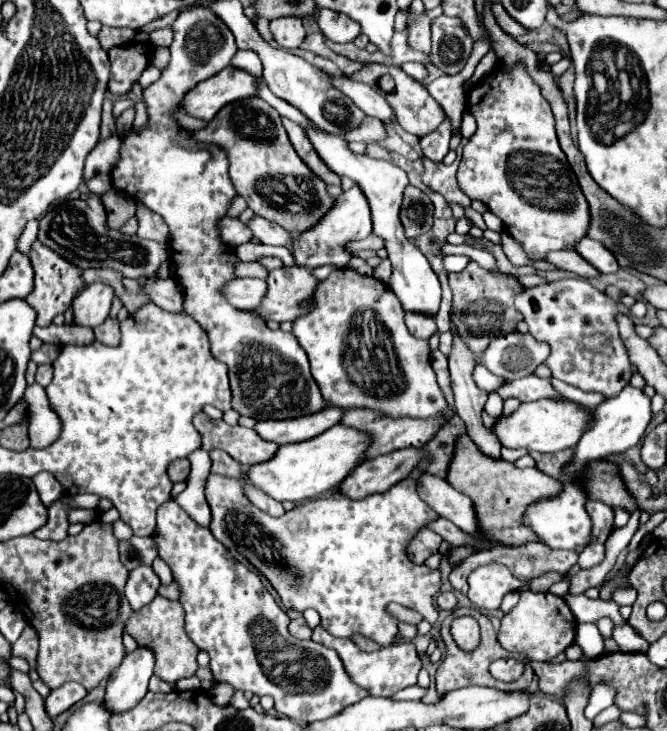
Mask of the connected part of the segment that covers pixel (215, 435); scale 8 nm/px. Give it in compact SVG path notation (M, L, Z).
M204 412L194 416L194 426L202 436L206 452L218 448L228 452L242 466L254 466L272 460L278 444L262 440L254 430L244 426L228 426L224 420L212 420Z

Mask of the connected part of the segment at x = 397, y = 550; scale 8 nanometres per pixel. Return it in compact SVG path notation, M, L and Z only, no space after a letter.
M210 474L206 480L206 500L212 510L210 532L218 542L228 548L234 548L242 554L260 574L268 578L268 582L278 592L284 608L304 612L306 608L314 608L320 618L322 626L332 636L350 638L354 634L362 634L380 646L390 646L398 632L398 620L386 612L390 602L398 602L406 608L418 610L424 620L434 624L438 620L438 610L434 604L436 594L442 586L440 570L430 570L426 564L414 564L408 560L406 546L408 542L424 530L432 520L440 516L418 496L416 478L408 476L400 484L392 486L384 494L370 494L362 500L352 500L340 492L326 498L314 498L310 502L298 504L290 512L274 518L260 508L256 508L244 494L242 480L224 478Z

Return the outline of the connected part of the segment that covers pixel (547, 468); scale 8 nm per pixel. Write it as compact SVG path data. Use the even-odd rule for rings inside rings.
M568 448L564 452L556 452L556 454L548 454L548 456L544 456L540 452L530 452L530 456L534 458L536 468L540 472L544 472L544 474L560 480L562 478L562 468L564 468L564 464L568 464L572 460L574 452Z

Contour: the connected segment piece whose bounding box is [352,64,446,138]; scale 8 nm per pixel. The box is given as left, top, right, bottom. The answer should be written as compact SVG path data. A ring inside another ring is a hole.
M368 64L368 66L364 66L360 72L356 72L354 76L352 76L354 80L360 80L360 82L364 82L364 84L368 84L370 88L374 88L376 92L380 92L386 100L388 100L388 104L394 108L394 112L396 112L396 116L398 116L398 124L406 130L406 132L410 132L410 134L416 134L418 138L422 138L422 136L426 136L426 134L430 134L430 132L434 132L442 122L444 122L444 118L446 118L446 114L444 114L444 110L442 110L442 106L428 94L428 90L420 84L420 82L416 82L414 78L410 78L400 66L384 66L384 64ZM382 76L392 76L394 78L394 82L396 82L396 88L392 90L392 92L382 92L382 88L380 88L380 84L378 84L378 80L382 78Z

